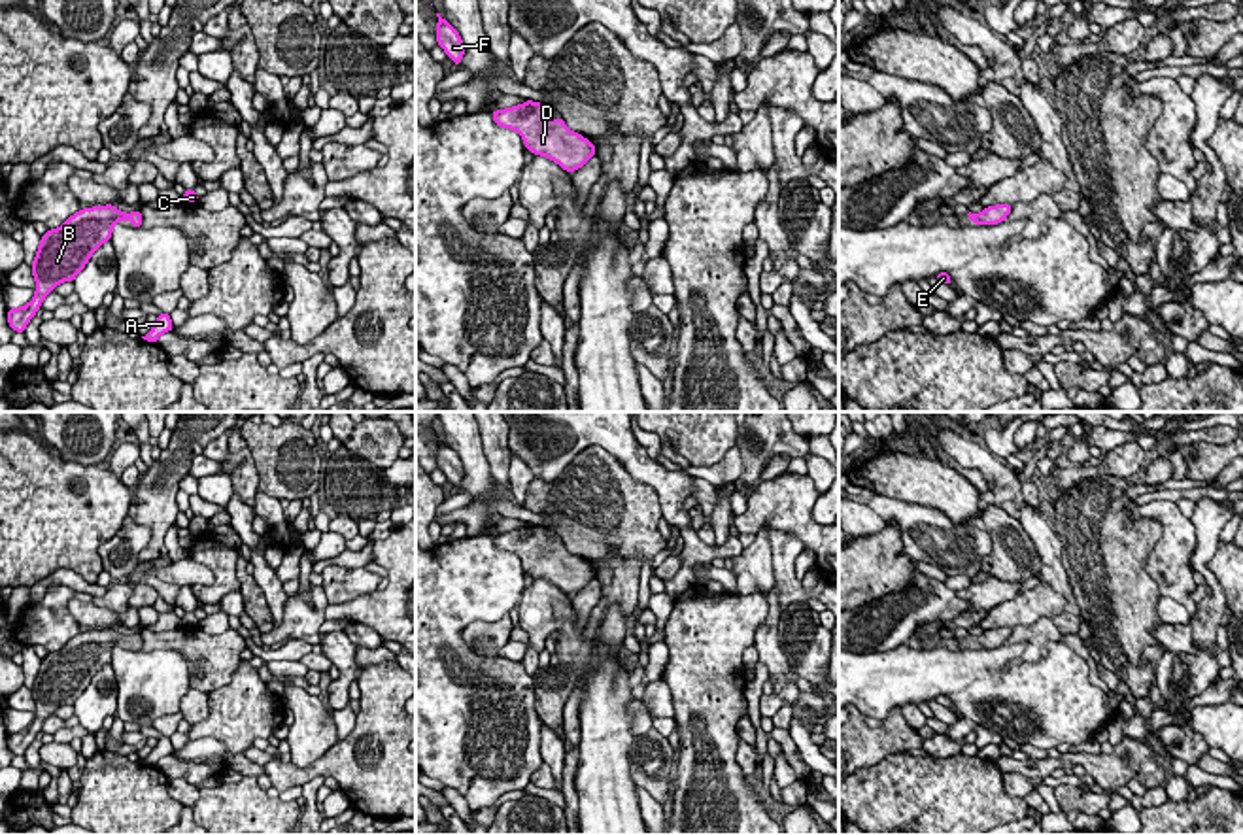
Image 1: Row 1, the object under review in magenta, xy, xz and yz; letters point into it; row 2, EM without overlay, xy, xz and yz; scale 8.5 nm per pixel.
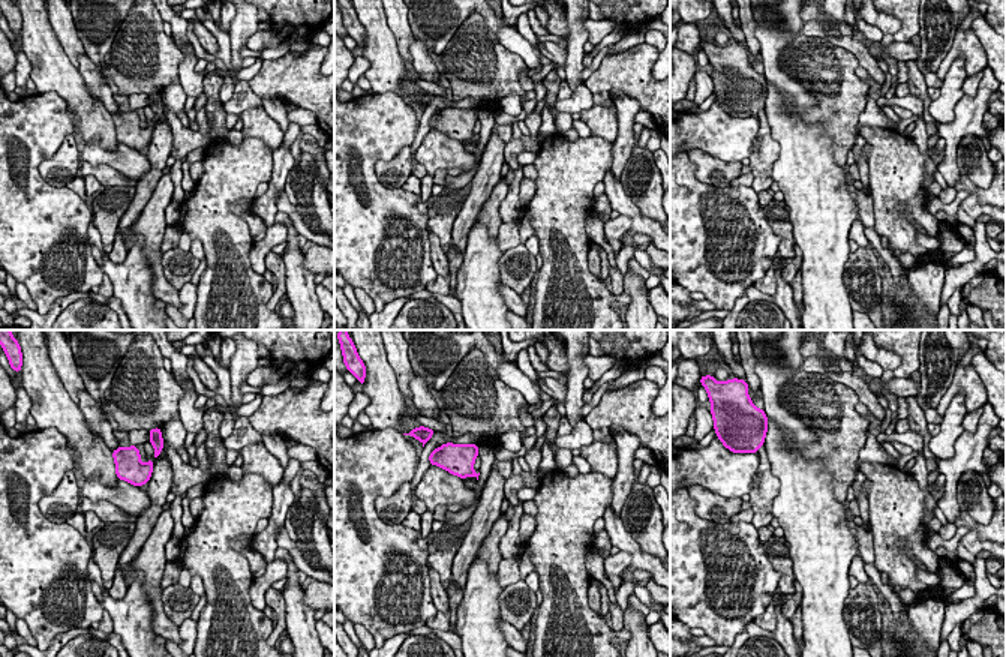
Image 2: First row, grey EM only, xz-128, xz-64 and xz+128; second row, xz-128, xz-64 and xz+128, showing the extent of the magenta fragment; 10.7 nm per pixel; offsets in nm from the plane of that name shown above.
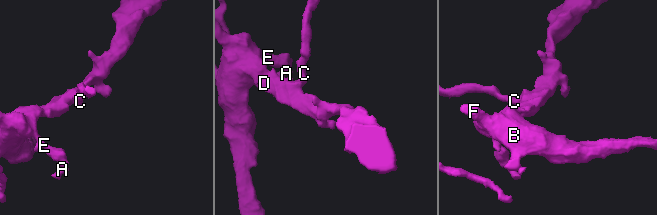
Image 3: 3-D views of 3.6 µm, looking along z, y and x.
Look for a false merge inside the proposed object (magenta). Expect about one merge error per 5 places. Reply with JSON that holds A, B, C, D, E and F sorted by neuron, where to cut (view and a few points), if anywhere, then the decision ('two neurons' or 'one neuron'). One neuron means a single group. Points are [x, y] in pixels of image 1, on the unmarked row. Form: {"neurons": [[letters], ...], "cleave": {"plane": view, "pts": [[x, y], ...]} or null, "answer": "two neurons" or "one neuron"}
{"neurons": [["A", "B", "C", "D", "E", "F"]], "cleave": null, "answer": "one neuron"}

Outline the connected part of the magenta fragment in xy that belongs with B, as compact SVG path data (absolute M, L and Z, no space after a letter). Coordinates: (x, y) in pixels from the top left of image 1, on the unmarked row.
M111 627L81 631L70 639L60 650L47 654L30 688L36 703L34 722L21 729L9 731L8 746L15 756L25 756L25 750L42 731L43 722L62 705L74 705L85 691L91 678L108 663L117 644L132 644L132 650L142 650L142 635L125 637Z

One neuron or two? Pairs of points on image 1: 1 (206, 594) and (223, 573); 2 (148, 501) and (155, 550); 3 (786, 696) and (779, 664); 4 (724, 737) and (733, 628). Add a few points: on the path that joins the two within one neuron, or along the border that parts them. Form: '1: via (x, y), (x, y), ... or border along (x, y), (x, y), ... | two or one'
1: via (212, 592), (223, 579) | one
2: via (157, 512), (157, 539) | one
3: border along (796, 682), (783, 688) | two
4: via (715, 711), (715, 681), (720, 675), (720, 654) | one

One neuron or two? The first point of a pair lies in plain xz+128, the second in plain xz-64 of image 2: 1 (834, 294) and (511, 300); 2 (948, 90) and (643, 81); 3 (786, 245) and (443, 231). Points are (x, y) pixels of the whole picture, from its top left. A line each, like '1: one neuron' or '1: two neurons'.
1: two neurons
2: two neurons
3: one neuron

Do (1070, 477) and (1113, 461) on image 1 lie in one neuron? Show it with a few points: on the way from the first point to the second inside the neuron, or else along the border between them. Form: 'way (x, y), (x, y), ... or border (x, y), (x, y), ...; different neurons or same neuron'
way (1081, 473), (1102, 469); same neuron

